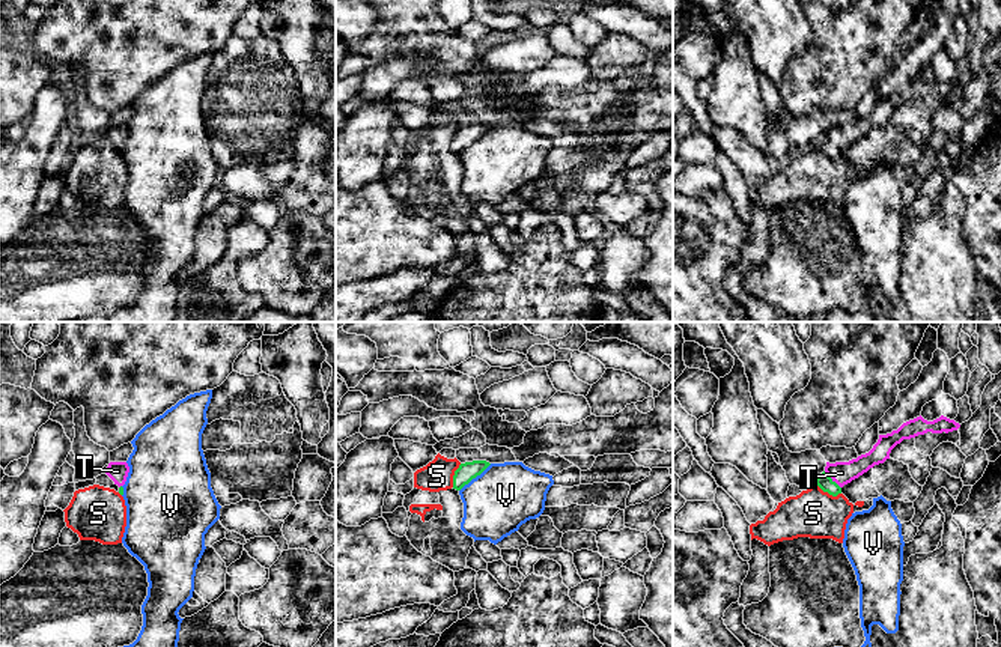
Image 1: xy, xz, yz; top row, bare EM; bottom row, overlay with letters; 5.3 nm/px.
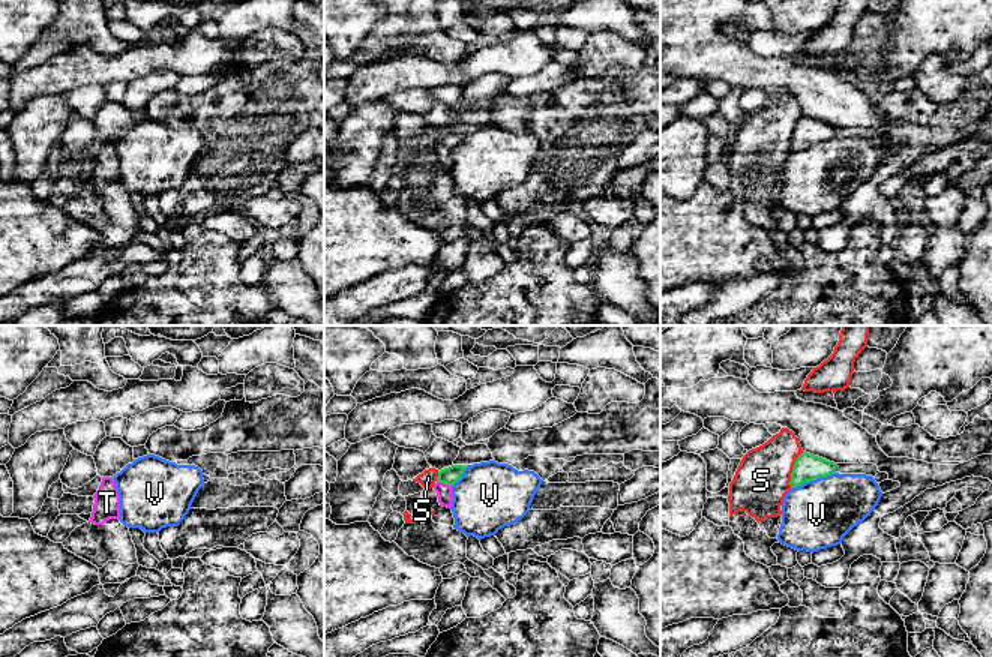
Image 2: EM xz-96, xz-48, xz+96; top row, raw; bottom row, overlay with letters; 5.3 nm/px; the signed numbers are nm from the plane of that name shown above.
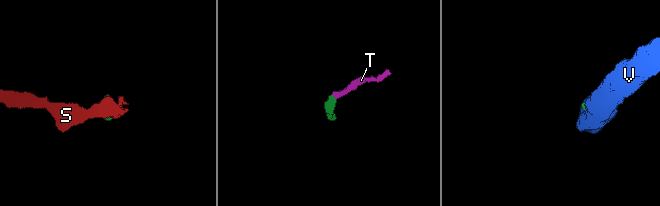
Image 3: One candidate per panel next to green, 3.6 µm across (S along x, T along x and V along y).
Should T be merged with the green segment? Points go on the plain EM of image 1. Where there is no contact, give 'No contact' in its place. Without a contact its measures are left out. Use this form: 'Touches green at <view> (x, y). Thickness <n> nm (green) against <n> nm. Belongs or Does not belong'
Touches green at yz (831, 143). Thickness 80 nm (green) against 120 nm. Belongs

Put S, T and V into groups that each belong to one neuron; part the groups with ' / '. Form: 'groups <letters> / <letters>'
groups S / T / V

